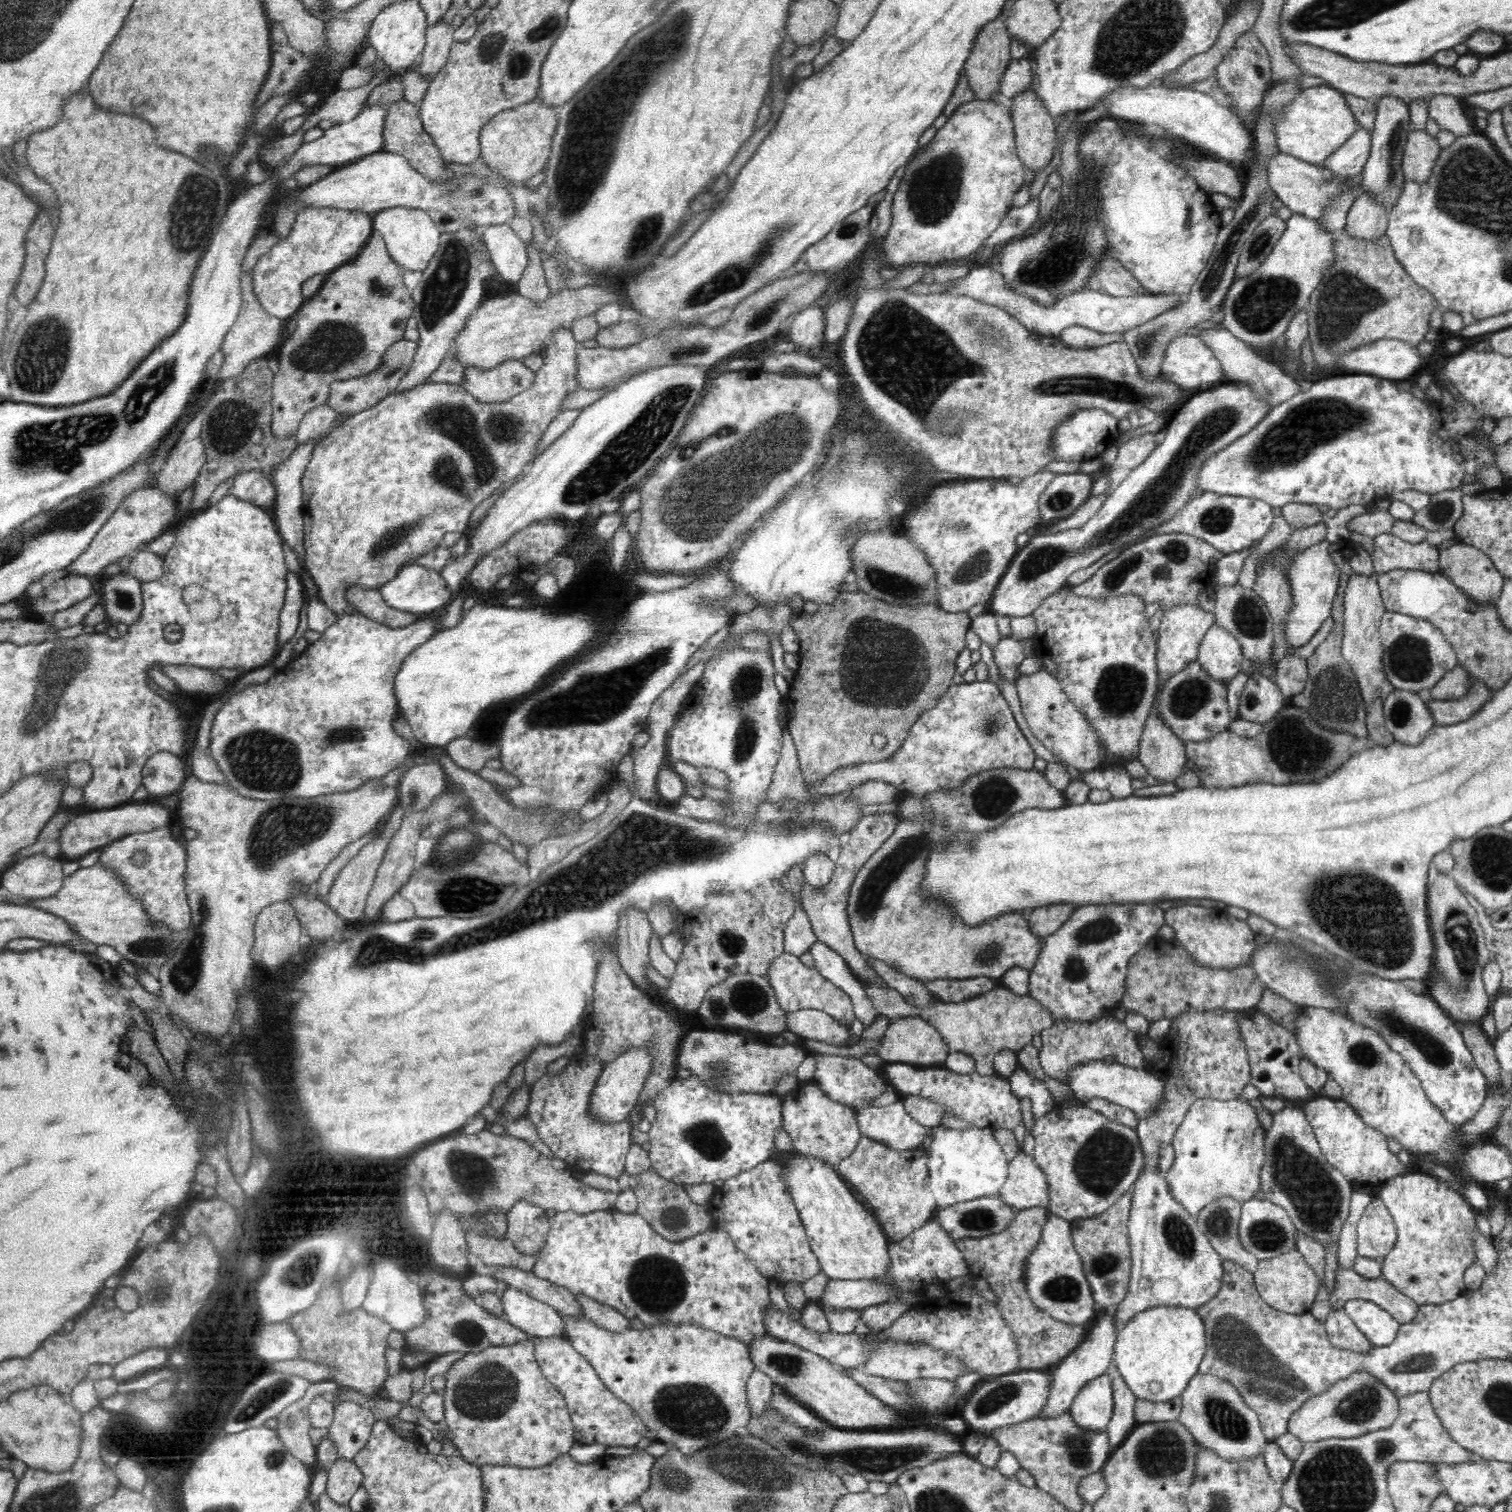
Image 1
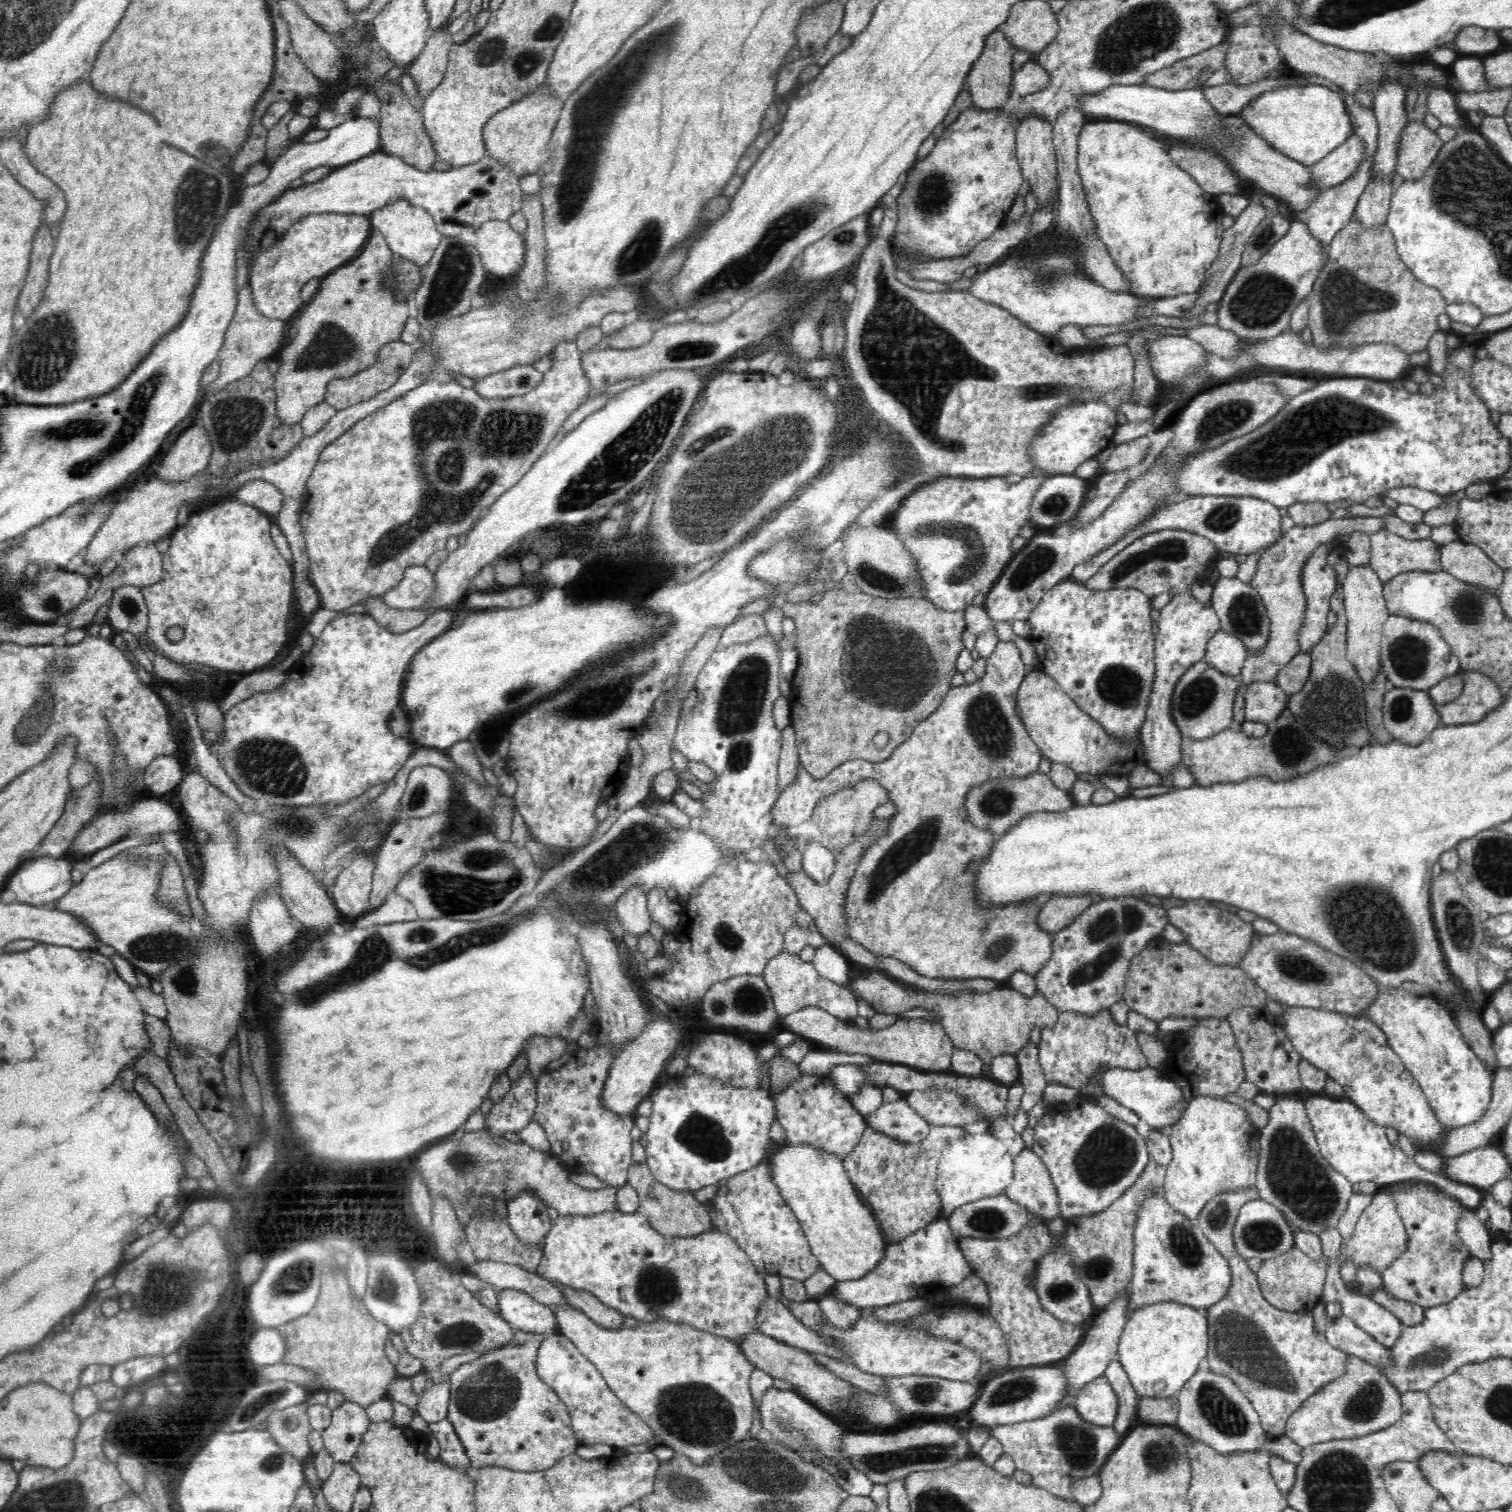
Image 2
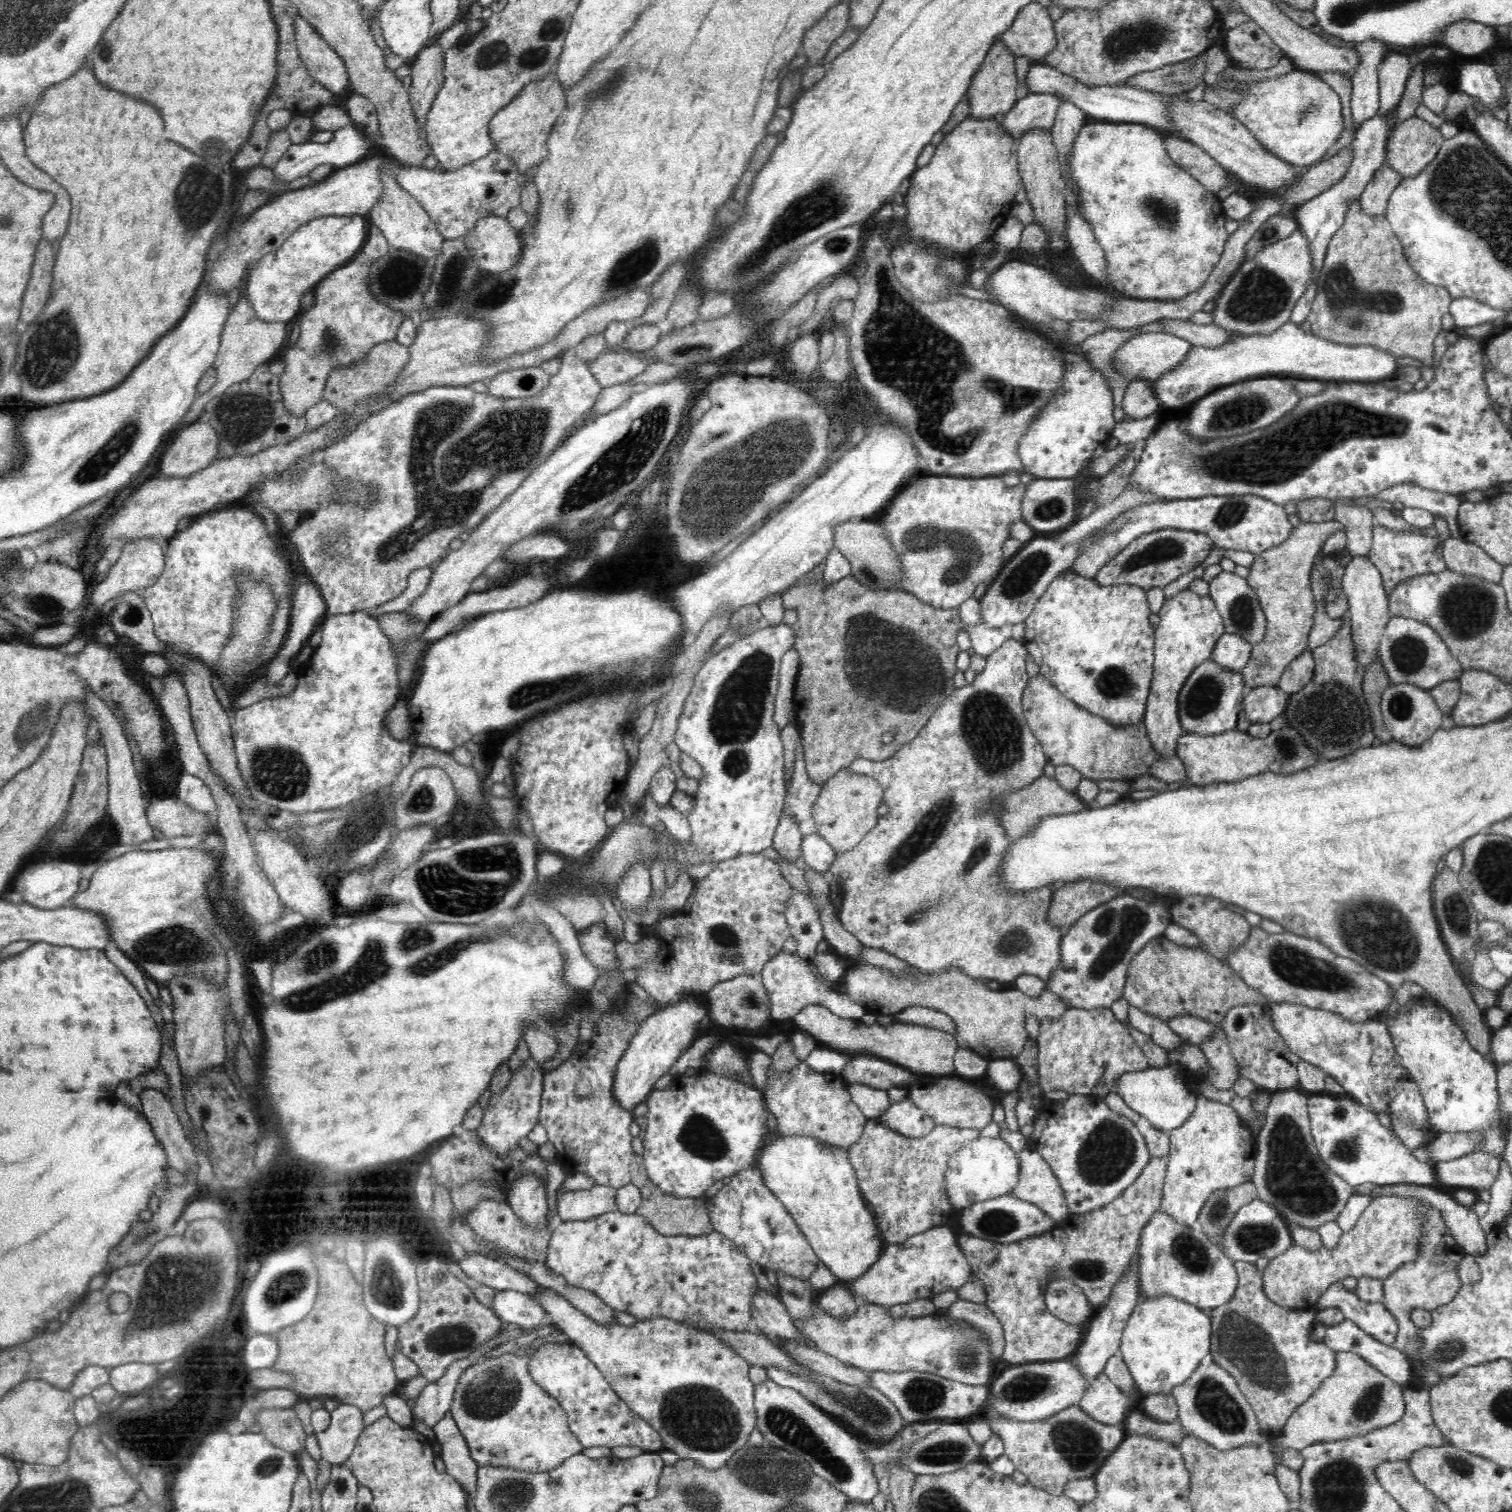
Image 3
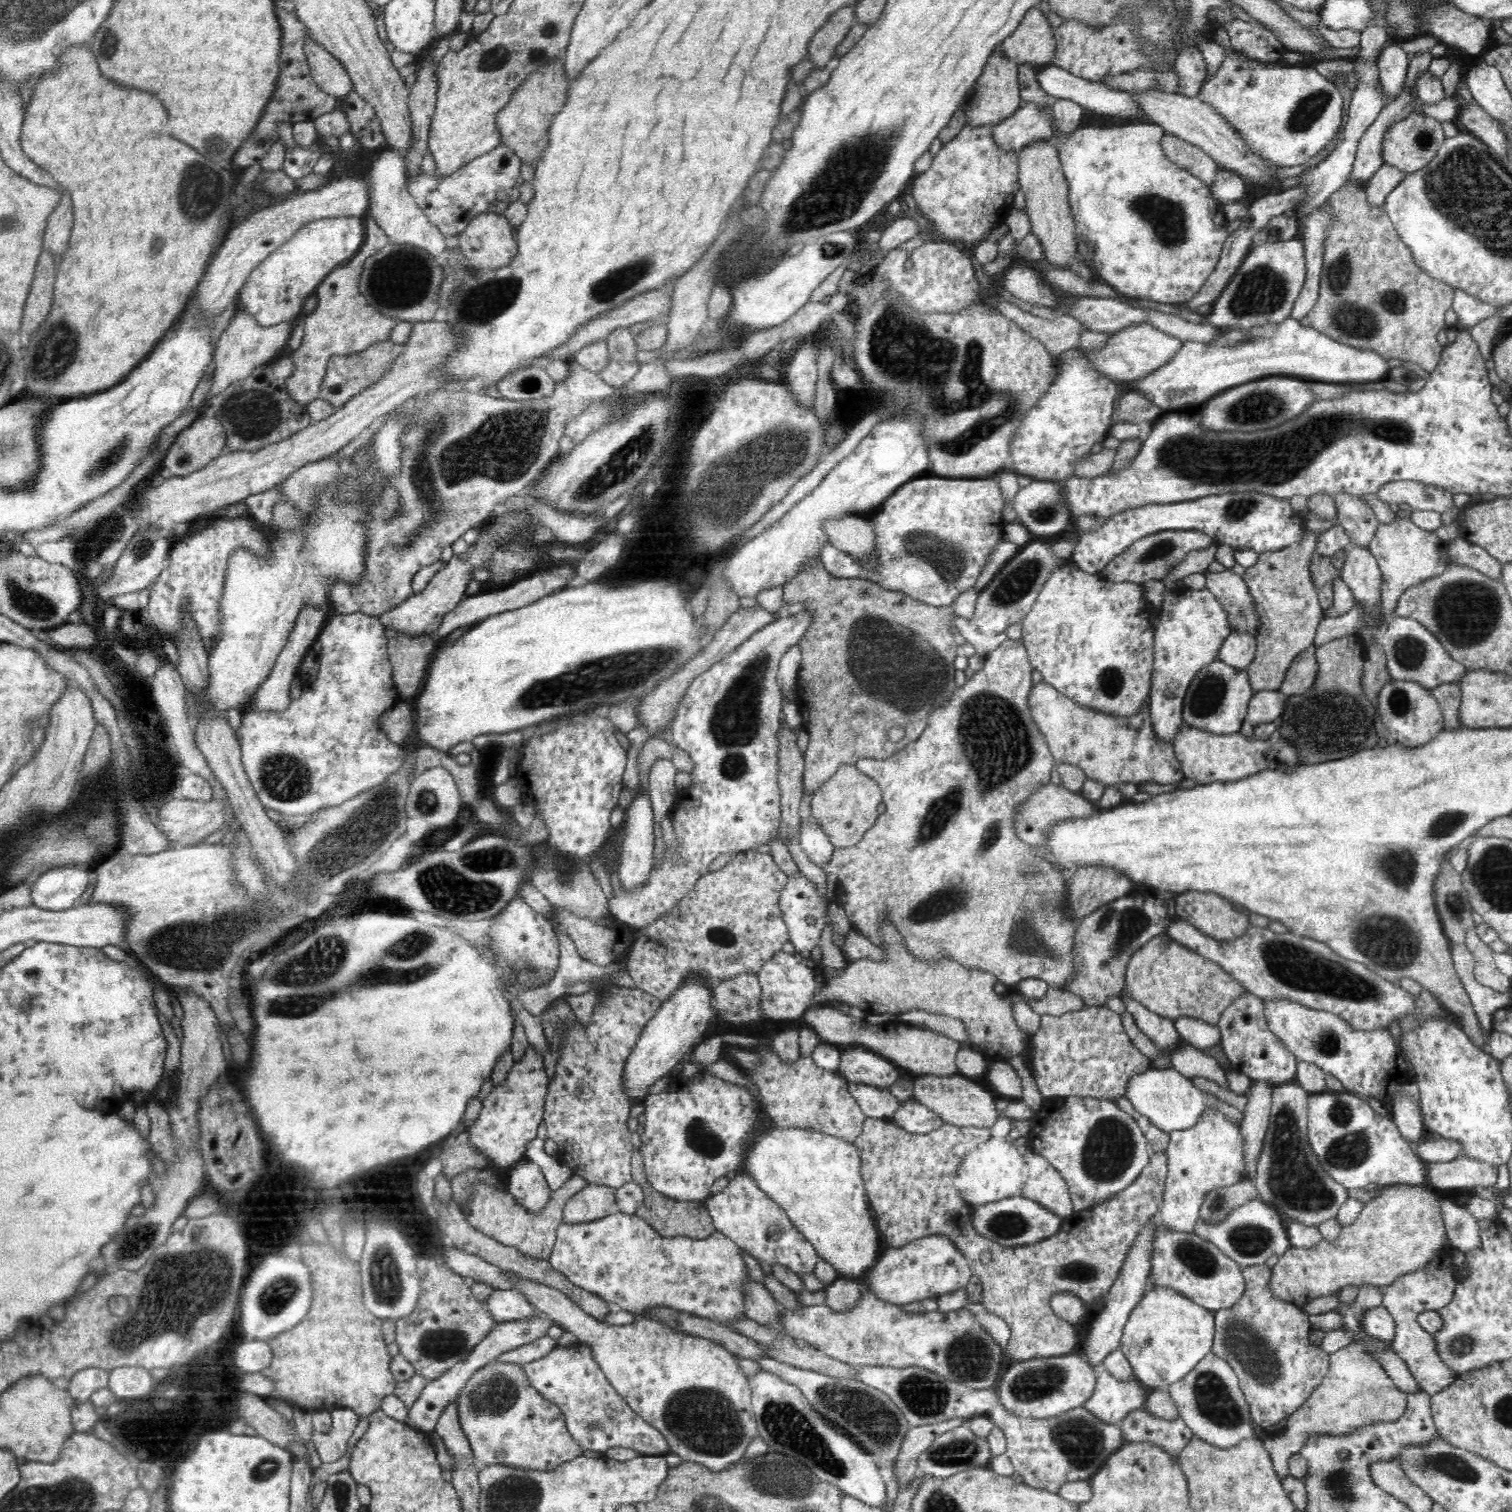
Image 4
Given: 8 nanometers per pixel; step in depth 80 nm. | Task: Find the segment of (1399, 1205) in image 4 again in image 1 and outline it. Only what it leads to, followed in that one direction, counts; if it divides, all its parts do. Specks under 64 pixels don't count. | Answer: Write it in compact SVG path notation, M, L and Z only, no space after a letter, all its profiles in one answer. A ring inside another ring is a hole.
M1377 1195L1371 1200L1371 1203L1366 1207L1360 1222L1357 1226L1358 1237L1358 1255L1366 1258L1380 1259L1383 1264L1383 1258L1388 1254L1389 1250L1393 1249L1397 1239L1396 1225L1393 1218L1390 1216L1386 1205L1379 1199ZM1297 1249L1273 1259L1259 1260L1253 1277L1262 1300L1265 1300L1272 1308L1288 1314L1309 1312L1322 1282L1317 1273L1309 1268Z

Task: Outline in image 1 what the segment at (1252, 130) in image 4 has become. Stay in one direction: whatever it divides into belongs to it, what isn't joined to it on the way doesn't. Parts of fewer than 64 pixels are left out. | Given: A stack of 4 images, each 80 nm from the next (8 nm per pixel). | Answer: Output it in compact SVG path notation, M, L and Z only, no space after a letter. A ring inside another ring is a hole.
M1325 85L1310 87L1296 96L1296 100L1274 112L1274 131L1280 153L1295 156L1303 161L1320 165L1338 150L1358 129L1356 117L1348 107L1344 95Z

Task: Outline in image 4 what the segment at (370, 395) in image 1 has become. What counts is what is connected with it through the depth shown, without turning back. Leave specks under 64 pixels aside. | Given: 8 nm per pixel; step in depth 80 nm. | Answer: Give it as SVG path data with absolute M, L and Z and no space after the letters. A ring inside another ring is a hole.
M390 339L382 342L376 342L372 346L368 346L366 350L352 354L352 356L332 356L328 361L326 374L319 393L319 399L327 401L336 408L344 407L354 395L361 394L368 386L372 386L374 382L378 382L382 376L388 374L392 370L394 360L402 354L404 350L403 344L392 342Z

